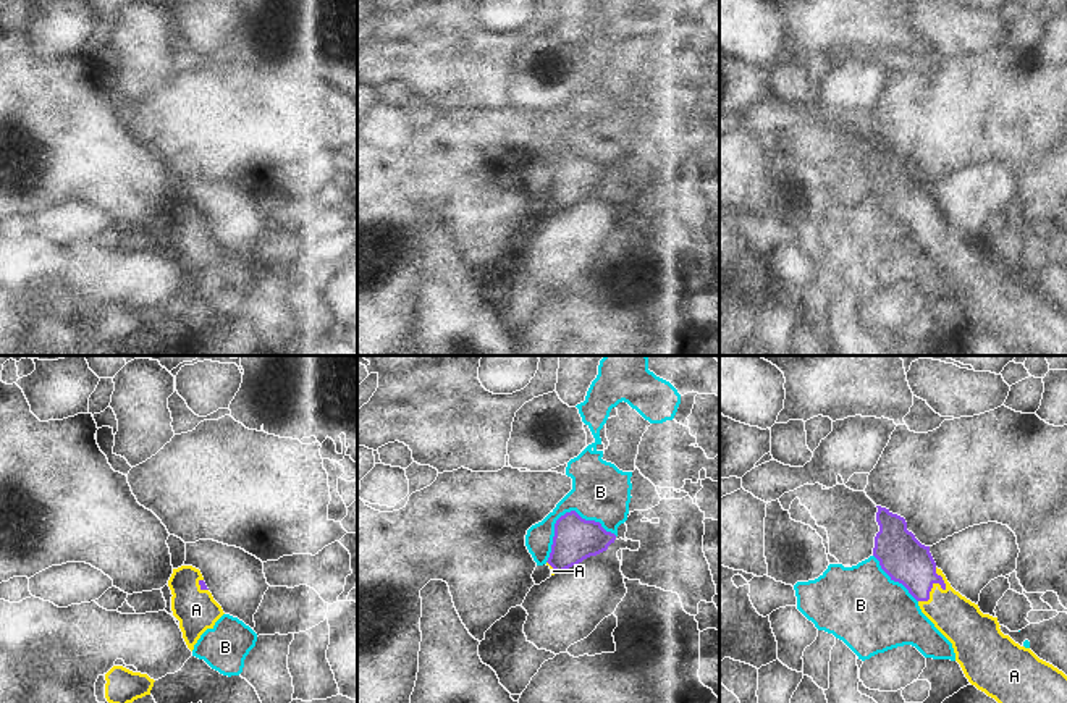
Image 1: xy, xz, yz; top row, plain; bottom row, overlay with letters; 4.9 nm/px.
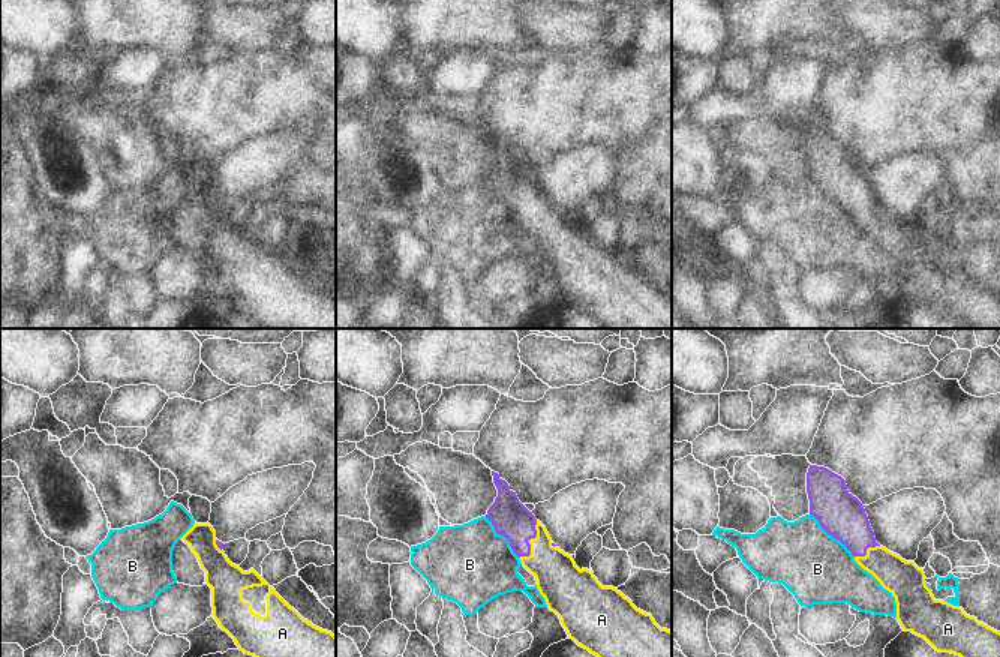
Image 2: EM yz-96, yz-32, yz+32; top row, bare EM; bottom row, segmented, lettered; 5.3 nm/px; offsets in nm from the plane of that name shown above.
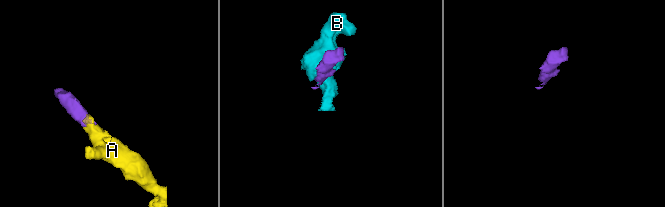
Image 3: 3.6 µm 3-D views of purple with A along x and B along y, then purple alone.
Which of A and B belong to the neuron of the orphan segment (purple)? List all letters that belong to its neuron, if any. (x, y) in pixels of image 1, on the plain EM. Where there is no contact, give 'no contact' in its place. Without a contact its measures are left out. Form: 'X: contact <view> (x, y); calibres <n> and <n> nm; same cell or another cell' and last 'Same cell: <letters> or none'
A: contact yz (936, 220); calibres 220 and 220 nm; same cell
B: contact xz (566, 151); calibres 220 and 280 nm; another cell
Same cell: A

